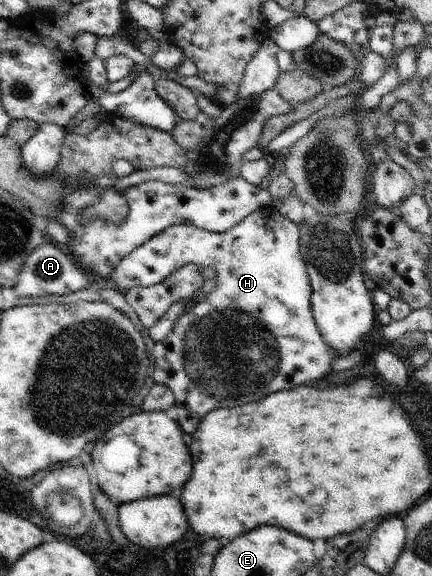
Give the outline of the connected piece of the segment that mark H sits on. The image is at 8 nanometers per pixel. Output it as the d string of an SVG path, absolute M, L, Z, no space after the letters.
M273 206L263 207L259 211L253 211L251 215L247 215L241 223L237 223L236 227L233 227L229 232L225 233L215 233L209 232L205 229L199 229L193 227L193 225L173 225L164 231L161 231L158 235L155 235L152 239L149 239L147 243L143 243L141 247L137 247L135 251L131 251L121 263L117 263L117 267L113 267L110 271L111 280L117 283L117 286L121 290L129 291L133 287L148 287L155 284L161 283L169 275L172 275L181 267L185 265L199 265L199 267L211 267L216 271L217 277L217 288L207 295L203 302L197 302L187 313L180 316L180 319L175 323L171 333L167 335L167 338L163 341L156 343L153 347L153 357L155 358L155 369L153 369L153 379L156 383L161 385L166 385L169 387L173 394L175 395L175 405L172 409L169 409L166 413L173 419L177 421L183 432L186 434L193 435L199 427L199 423L205 417L215 409L218 408L235 408L243 407L247 403L253 403L253 401L259 401L275 391L283 391L283 389L293 389L293 387L299 387L299 385L305 385L309 381L317 381L317 379L323 379L331 373L331 361L335 359L336 352L329 347L327 343L321 337L319 329L315 319L313 318L313 313L311 312L311 281L309 280L309 275L307 273L307 267L301 253L299 251L299 235L300 229L287 217L280 215L279 211Z

